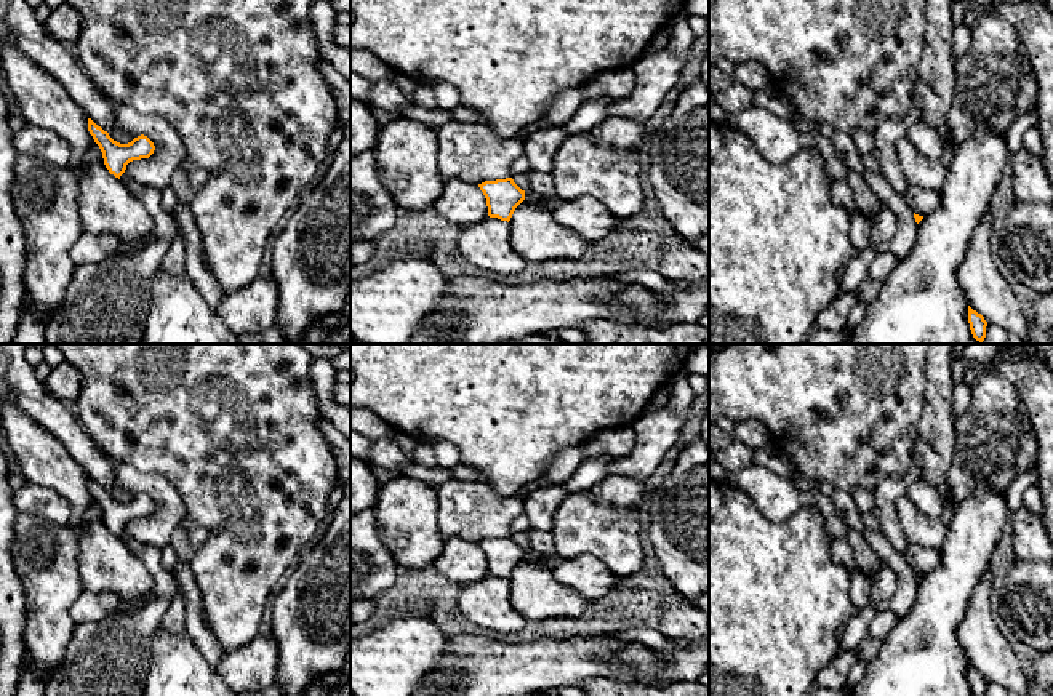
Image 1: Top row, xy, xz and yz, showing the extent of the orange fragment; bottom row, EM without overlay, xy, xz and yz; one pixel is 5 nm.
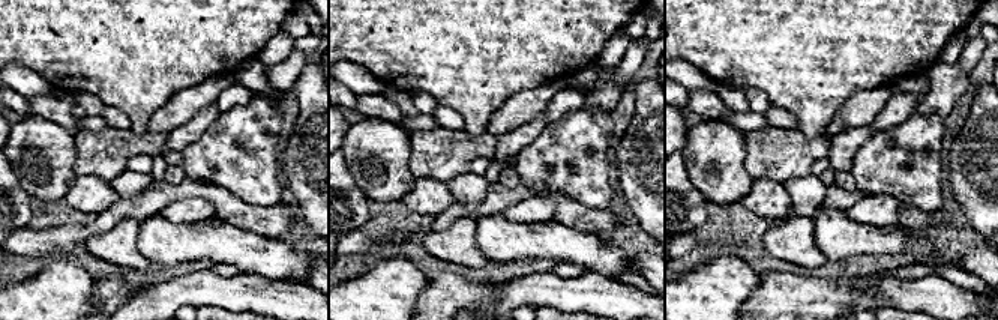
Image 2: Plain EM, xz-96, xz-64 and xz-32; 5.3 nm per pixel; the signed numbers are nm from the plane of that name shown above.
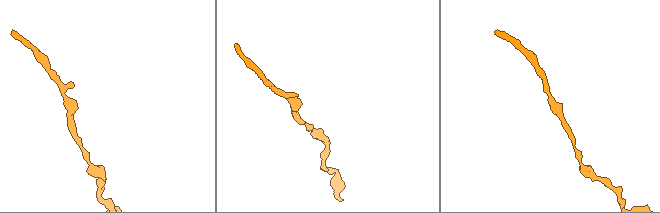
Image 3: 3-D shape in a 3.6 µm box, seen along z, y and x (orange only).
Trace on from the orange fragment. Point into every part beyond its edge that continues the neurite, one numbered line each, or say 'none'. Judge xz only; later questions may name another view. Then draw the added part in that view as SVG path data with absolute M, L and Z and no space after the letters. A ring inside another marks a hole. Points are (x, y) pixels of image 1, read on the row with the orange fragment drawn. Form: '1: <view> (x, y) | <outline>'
none

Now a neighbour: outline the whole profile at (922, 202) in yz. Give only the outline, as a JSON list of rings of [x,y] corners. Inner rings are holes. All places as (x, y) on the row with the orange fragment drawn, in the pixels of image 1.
[[[907,186],[904,198],[919,216],[928,216],[939,206],[939,194],[920,186]]]

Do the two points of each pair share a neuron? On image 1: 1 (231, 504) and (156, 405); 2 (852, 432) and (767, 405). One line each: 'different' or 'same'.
1: same
2: same

